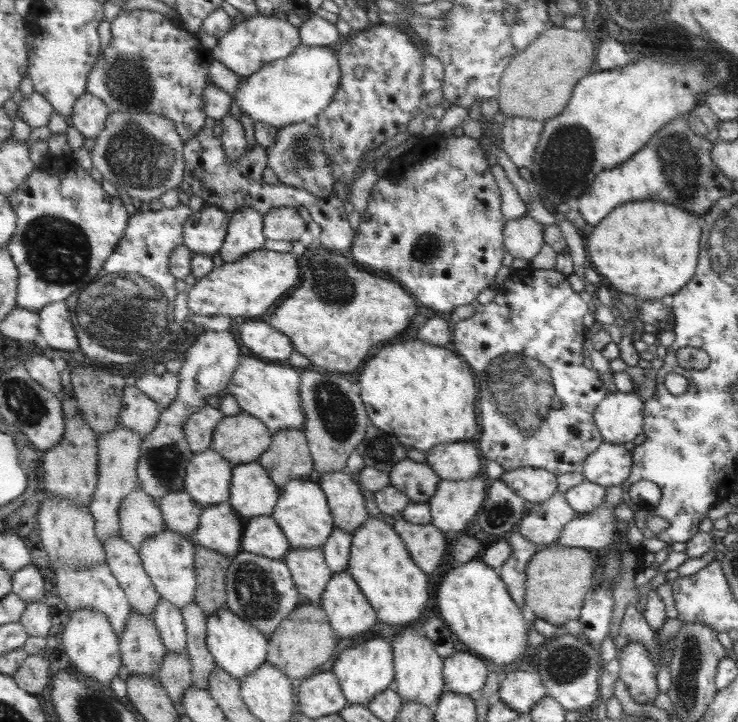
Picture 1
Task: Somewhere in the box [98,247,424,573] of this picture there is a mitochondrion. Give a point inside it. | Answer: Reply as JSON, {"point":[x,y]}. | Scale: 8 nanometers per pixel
{"point":[336,409]}

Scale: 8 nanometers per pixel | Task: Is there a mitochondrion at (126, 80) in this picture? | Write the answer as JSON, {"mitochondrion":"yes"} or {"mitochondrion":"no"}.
{"mitochondrion":"yes"}

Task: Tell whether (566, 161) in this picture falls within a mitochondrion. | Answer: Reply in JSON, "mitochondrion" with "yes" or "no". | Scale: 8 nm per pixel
{"mitochondrion":"yes"}

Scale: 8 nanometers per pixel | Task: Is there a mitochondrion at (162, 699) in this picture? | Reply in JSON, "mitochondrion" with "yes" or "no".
{"mitochondrion":"no"}

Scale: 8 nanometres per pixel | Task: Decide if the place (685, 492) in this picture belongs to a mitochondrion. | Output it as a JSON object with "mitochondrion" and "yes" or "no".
{"mitochondrion":"no"}

